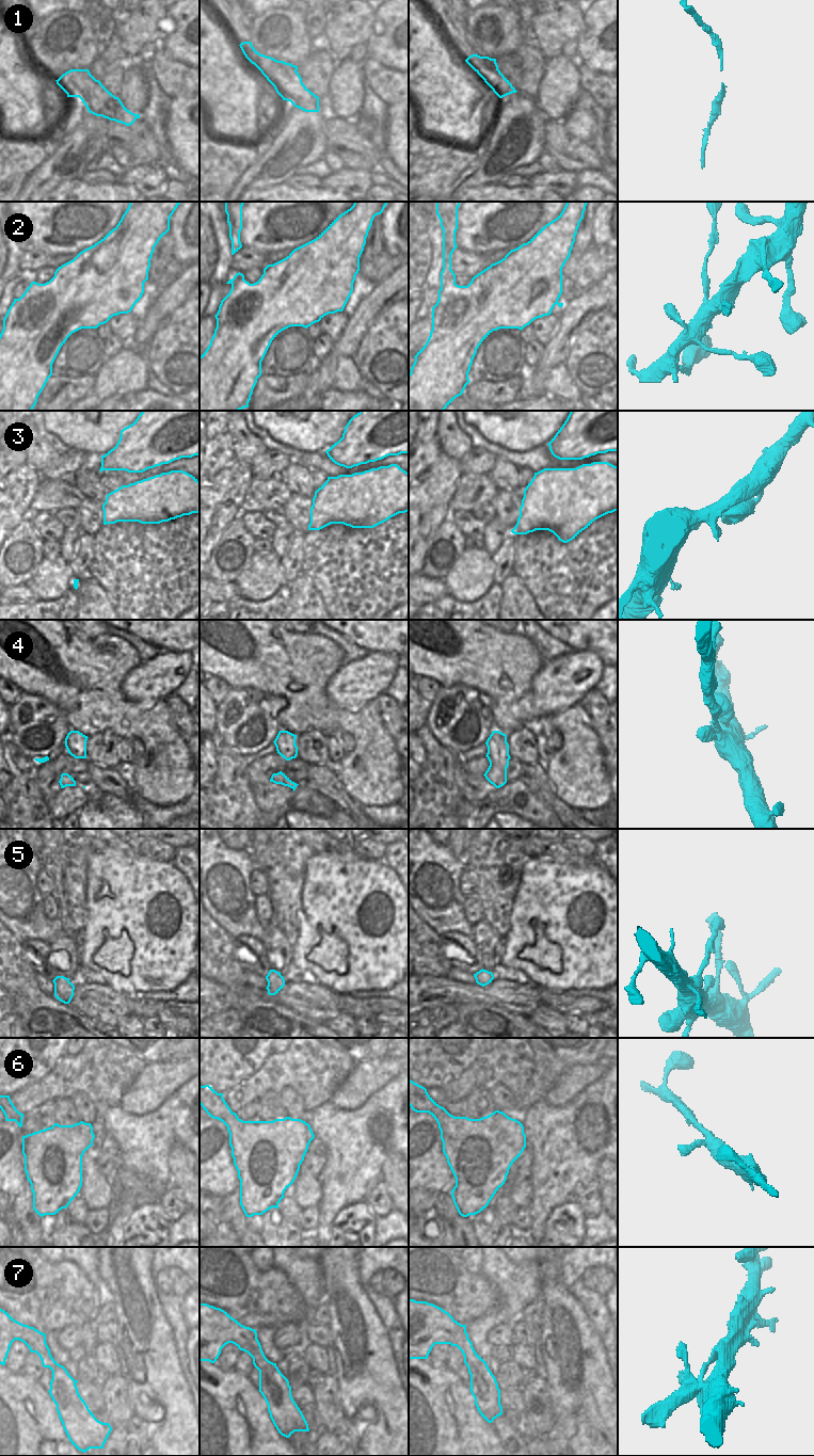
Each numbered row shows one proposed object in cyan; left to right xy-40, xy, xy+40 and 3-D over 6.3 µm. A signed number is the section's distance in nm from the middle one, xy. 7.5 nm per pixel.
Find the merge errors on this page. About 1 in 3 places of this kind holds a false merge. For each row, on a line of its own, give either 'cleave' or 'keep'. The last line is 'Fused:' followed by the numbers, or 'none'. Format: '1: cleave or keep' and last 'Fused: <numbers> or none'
1: keep
2: cleave
3: keep
4: keep
5: keep
6: keep
7: keep
Fused: 2

